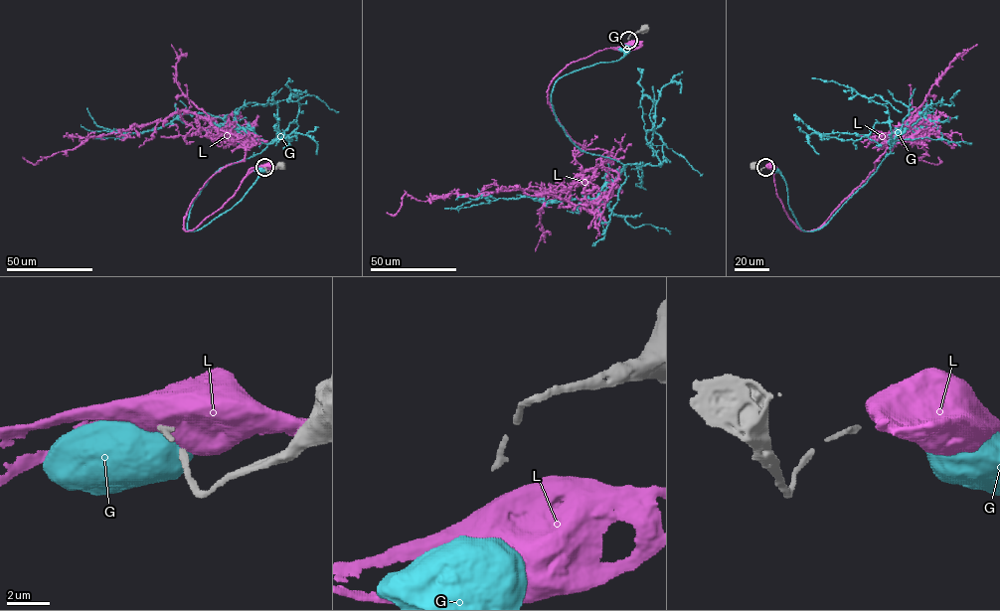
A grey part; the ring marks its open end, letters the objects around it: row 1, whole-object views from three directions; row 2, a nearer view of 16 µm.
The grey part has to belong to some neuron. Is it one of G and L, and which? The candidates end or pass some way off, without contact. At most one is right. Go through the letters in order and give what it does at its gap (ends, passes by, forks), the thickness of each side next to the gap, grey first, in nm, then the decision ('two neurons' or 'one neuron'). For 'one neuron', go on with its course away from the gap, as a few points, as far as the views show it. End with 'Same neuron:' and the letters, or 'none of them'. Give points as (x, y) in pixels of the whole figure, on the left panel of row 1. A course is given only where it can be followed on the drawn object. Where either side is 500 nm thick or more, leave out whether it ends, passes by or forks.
G: 300/1000 nm | two neurons
L: 300/750 nm | two neurons
Same neuron: none of them

